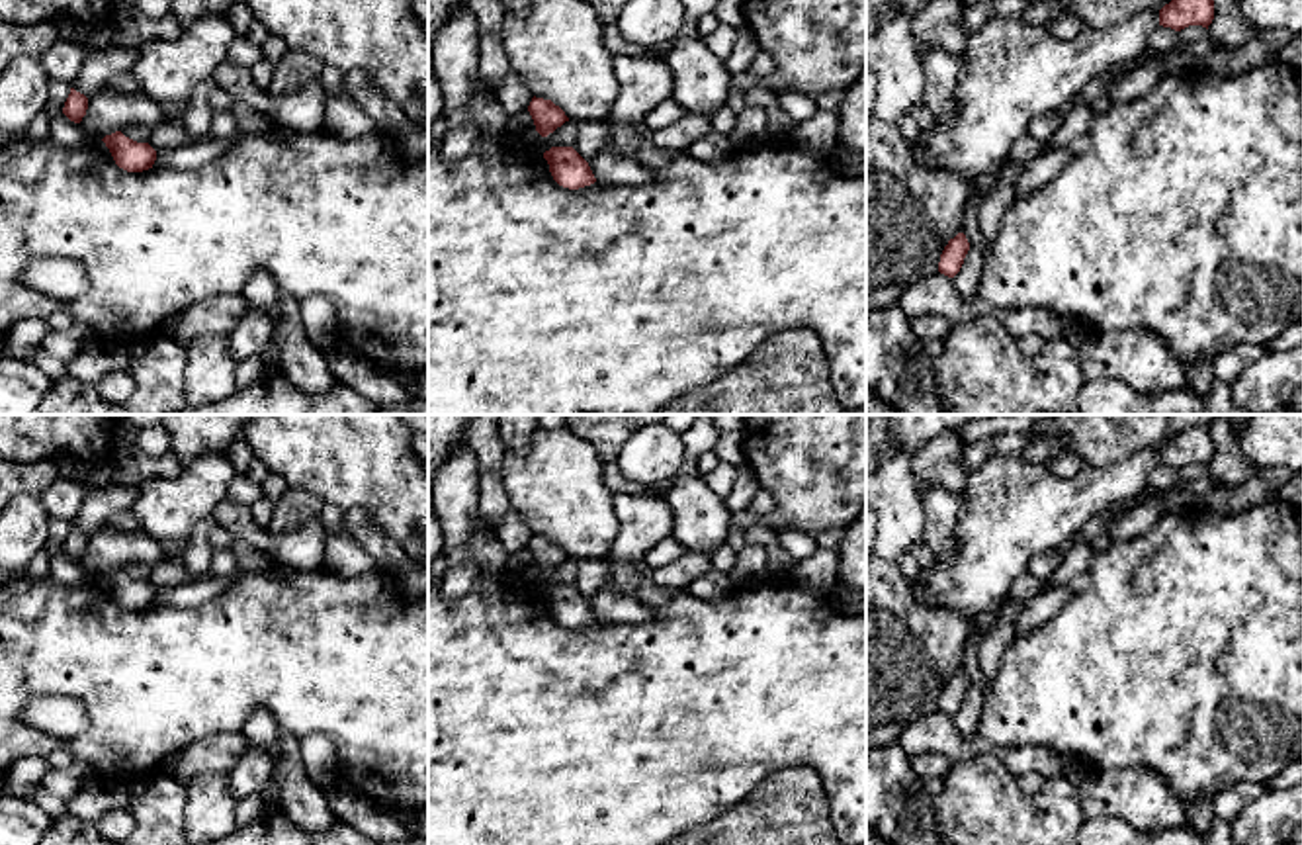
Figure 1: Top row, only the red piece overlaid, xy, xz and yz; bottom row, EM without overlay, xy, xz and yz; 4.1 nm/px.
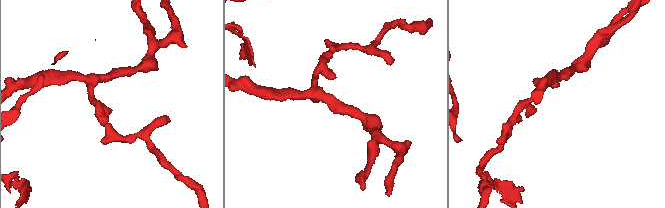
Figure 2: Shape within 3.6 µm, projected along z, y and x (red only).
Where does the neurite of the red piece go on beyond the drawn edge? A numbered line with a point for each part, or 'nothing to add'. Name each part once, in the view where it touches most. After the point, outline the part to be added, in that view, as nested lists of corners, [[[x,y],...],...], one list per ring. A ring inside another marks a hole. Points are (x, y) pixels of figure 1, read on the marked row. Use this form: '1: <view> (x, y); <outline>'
nothing to add

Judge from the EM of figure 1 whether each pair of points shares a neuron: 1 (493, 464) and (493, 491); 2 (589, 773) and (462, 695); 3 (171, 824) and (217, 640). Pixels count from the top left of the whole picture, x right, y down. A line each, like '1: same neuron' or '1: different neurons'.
1: same neuron
2: same neuron
3: different neurons

